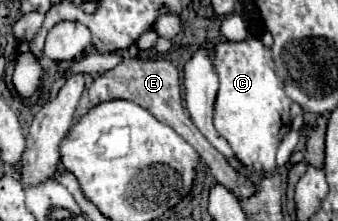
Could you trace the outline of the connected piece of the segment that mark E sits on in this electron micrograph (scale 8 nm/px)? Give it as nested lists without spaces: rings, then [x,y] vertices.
[[[126,56],[122,64],[104,72],[102,76],[98,76],[90,86],[90,102],[94,106],[108,102],[108,100],[130,100],[130,102],[136,102],[138,106],[146,108],[160,122],[168,124],[172,130],[176,130],[186,142],[190,142],[198,150],[200,158],[206,162],[206,166],[210,168],[210,172],[218,184],[230,188],[234,194],[238,194],[242,198],[246,198],[254,192],[254,182],[246,174],[238,174],[236,170],[232,170],[228,166],[228,162],[224,160],[224,156],[214,146],[210,146],[210,142],[198,132],[198,128],[192,124],[190,116],[184,112],[182,94],[180,94],[180,76],[178,76],[178,70],[168,60],[162,60],[162,58],[142,60],[142,58]]]

